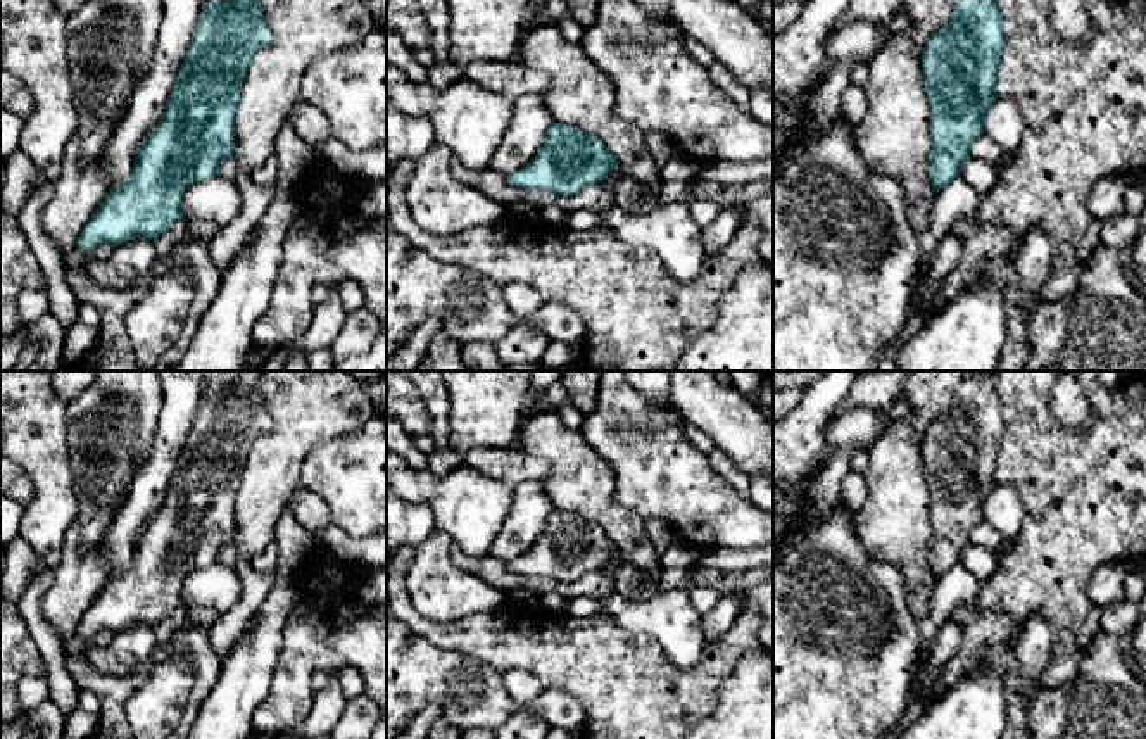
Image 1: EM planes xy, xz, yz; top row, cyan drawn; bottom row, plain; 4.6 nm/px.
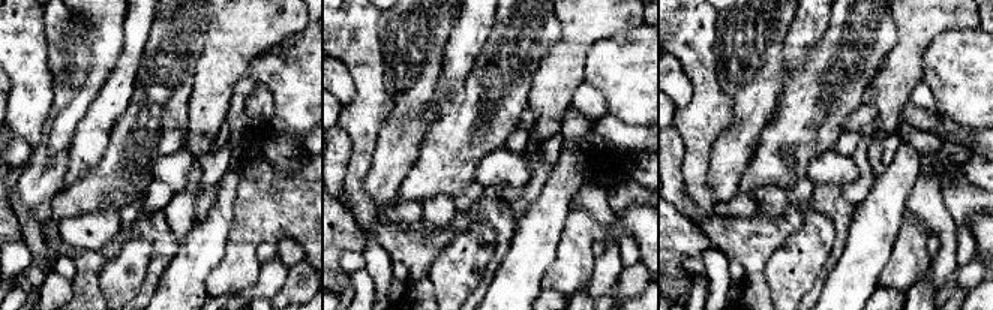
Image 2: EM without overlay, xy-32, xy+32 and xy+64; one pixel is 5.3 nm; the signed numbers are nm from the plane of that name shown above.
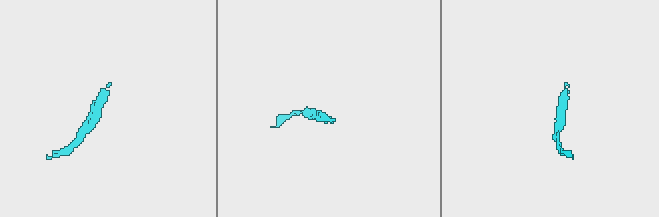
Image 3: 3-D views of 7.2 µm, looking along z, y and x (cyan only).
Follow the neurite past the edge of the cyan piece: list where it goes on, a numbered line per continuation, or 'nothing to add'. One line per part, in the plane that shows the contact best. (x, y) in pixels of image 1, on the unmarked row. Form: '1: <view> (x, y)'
nothing to add

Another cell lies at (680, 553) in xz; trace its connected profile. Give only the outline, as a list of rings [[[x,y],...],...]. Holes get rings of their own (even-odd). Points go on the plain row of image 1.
[[[682,539],[673,542],[661,558],[663,568],[683,568],[701,559],[702,549]]]

